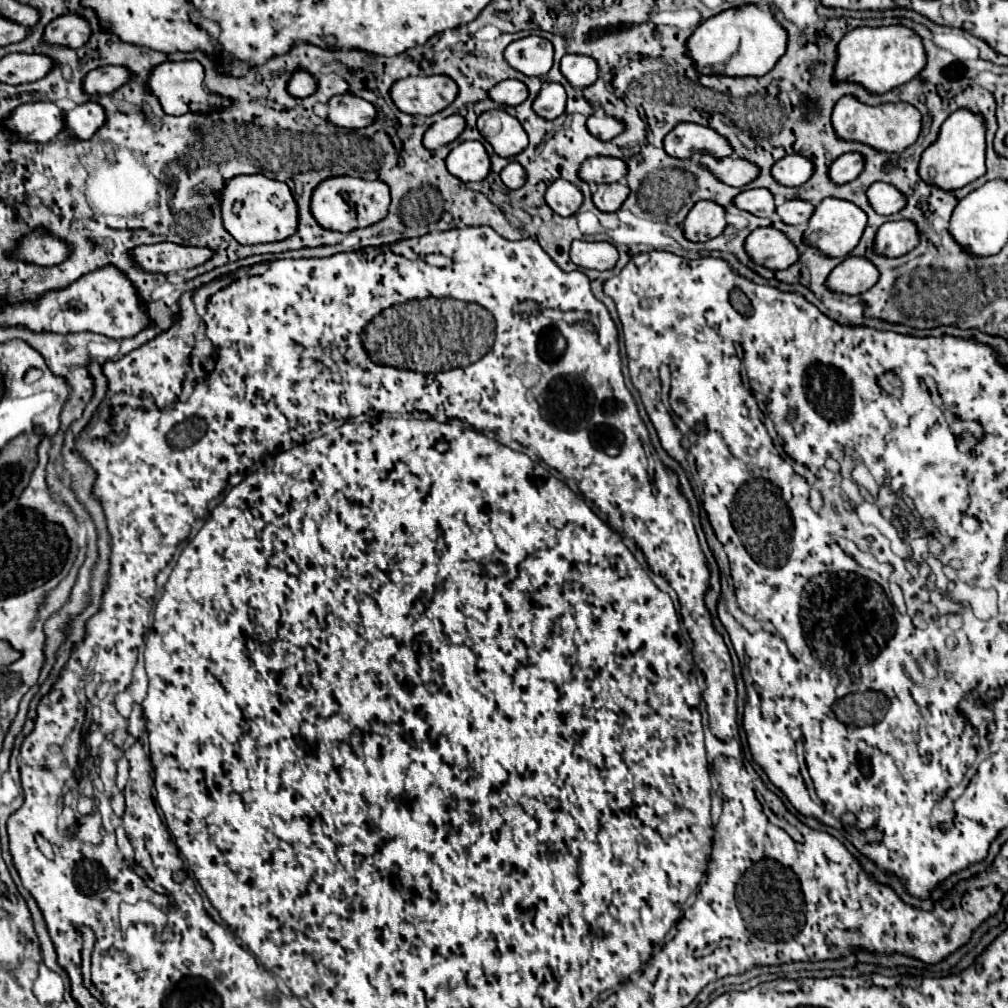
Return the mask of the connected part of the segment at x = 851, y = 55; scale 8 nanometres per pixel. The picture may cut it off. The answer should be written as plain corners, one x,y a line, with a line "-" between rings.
902,25
858,27
840,39
836,53
838,59
834,65
834,81
858,83
872,95
882,95
894,87
908,83
926,65
926,53
920,37

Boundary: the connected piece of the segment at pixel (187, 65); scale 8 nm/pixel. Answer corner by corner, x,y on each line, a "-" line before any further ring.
166,61
166,63
160,63
152,69
146,87
152,95
158,97
164,113
168,113
168,115
188,113
190,103
210,103
214,107
216,105
226,107
228,105
226,99
212,95
212,93
206,93
206,89
202,89
202,77
204,77
204,69
198,61

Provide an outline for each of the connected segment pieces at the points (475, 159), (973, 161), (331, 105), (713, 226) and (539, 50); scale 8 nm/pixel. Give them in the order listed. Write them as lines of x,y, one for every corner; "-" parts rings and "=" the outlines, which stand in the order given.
464,141
448,153
446,169
464,183
482,181
490,173
490,157
482,143
=
966,109
952,113
940,127
936,141
924,149
918,165
918,175
926,185
934,185
944,191
960,189
986,173
984,165
984,121
=
350,93
330,97
326,105
328,105
326,121
336,127
346,127
346,129
360,129
360,127
370,125
376,113
374,105
=
698,201
684,219
684,237
704,243
718,237
726,229
724,209
712,201
=
530,35
512,41
504,51
504,59
512,69
528,77
542,77
552,65
552,43
548,39

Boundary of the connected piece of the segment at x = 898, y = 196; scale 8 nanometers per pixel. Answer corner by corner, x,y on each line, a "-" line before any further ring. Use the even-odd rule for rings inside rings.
886,183
870,185
866,191
866,197
868,197
870,207
878,215
894,215
906,205
906,201
902,201
902,193
898,193
898,189

